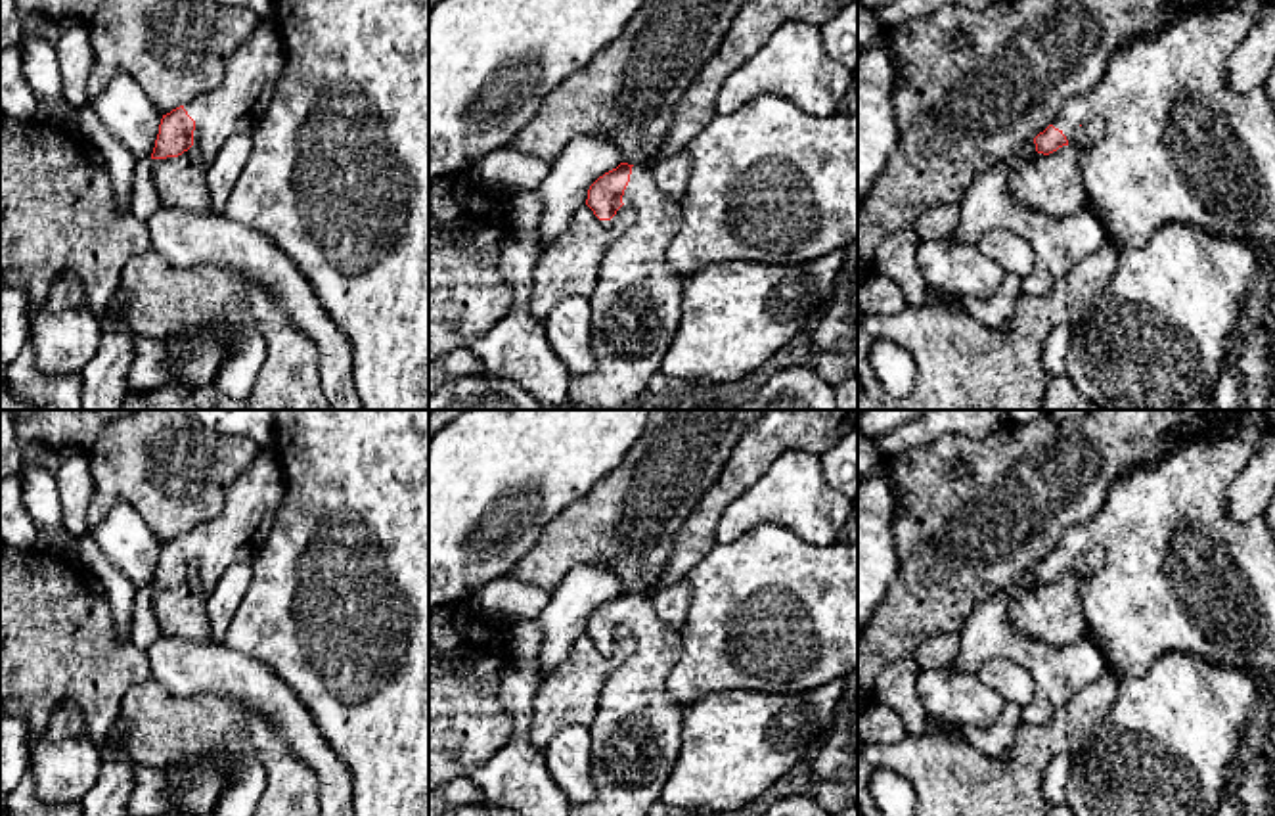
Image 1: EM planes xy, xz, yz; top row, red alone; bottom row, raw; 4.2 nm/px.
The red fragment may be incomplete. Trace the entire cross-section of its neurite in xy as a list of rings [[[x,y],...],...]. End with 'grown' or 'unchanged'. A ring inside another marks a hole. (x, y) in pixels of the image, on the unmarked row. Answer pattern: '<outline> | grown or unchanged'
[[[262,446],[251,465],[232,483],[218,517],[163,544],[151,588],[178,586],[195,575],[209,596],[222,573],[237,561],[253,561],[283,500],[285,477],[274,446]]] | grown

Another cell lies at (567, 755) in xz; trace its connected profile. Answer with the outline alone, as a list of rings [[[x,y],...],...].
[[[570,724],[542,751],[553,783],[570,803],[590,803],[597,793],[590,780],[590,745],[588,726]]]

